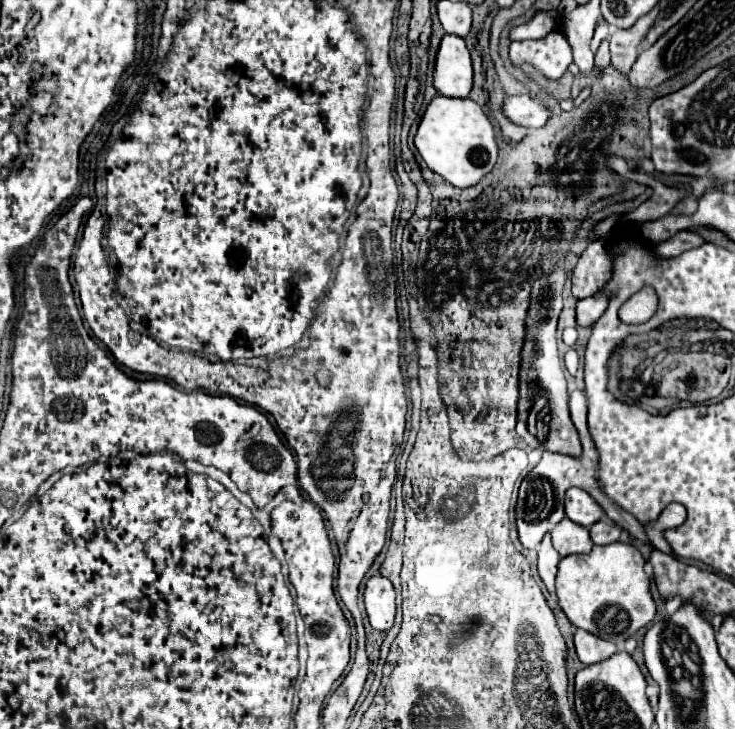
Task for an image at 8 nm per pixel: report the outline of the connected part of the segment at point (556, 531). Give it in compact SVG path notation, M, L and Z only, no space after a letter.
M563 519L557 523L551 531L553 547L561 557L573 555L573 553L589 553L593 543L589 537L589 529L573 523L571 519Z

